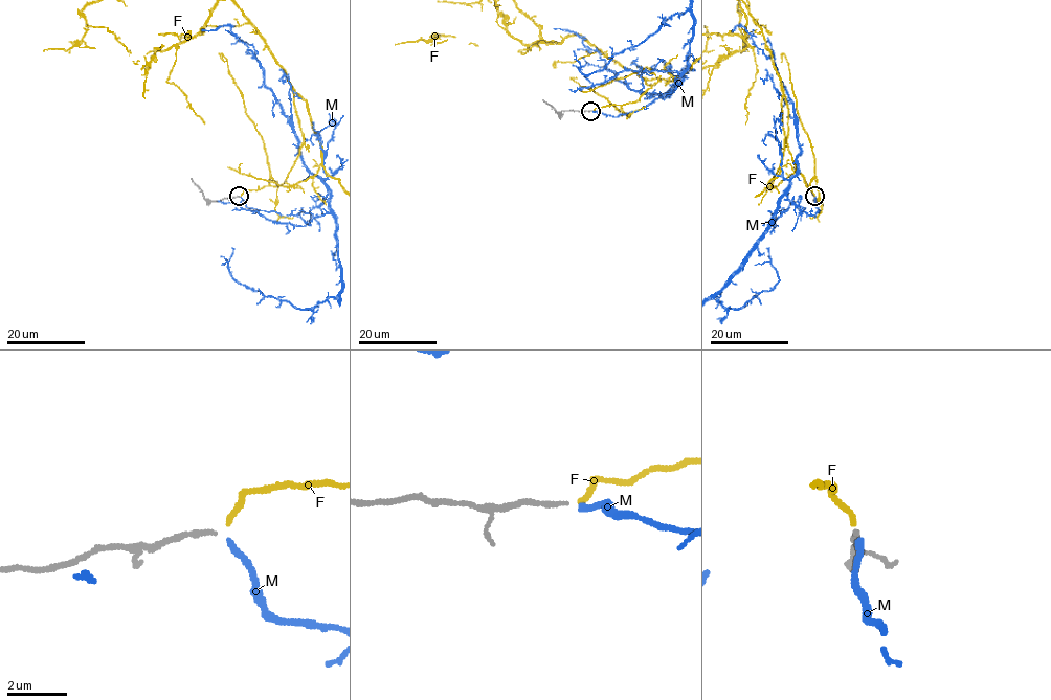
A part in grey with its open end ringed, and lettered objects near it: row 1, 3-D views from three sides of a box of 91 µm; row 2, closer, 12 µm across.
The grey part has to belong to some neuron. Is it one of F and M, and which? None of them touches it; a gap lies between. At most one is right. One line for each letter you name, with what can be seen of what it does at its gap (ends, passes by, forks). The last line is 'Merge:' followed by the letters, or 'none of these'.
F: it ends
Merge: F

